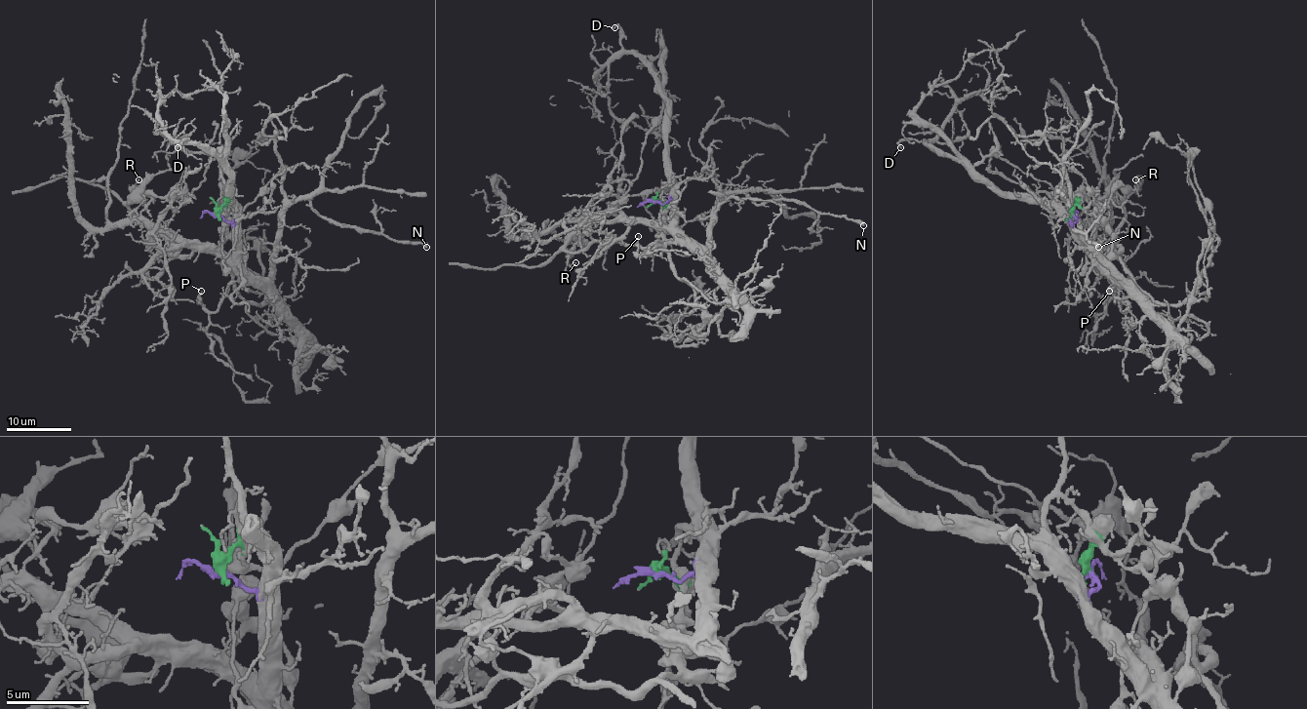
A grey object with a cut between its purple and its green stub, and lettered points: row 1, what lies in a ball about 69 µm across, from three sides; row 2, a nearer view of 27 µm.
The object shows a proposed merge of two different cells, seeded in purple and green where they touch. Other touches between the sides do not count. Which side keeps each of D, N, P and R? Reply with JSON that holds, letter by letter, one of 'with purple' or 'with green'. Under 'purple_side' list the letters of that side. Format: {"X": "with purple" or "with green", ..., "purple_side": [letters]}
{"D": "with purple", "N": "with purple", "P": "with purple", "R": "with green", "purple_side": ["D", "N", "P"]}

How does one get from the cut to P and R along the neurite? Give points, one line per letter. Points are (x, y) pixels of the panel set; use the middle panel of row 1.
P: (653, 201), (665, 203), (669, 200), (670, 234), (675, 240), (640, 254), (638, 235)
R: (653, 201), (672, 222), (660, 240), (591, 242), (578, 252), (565, 249), (570, 240), (569, 263), (576, 263)

